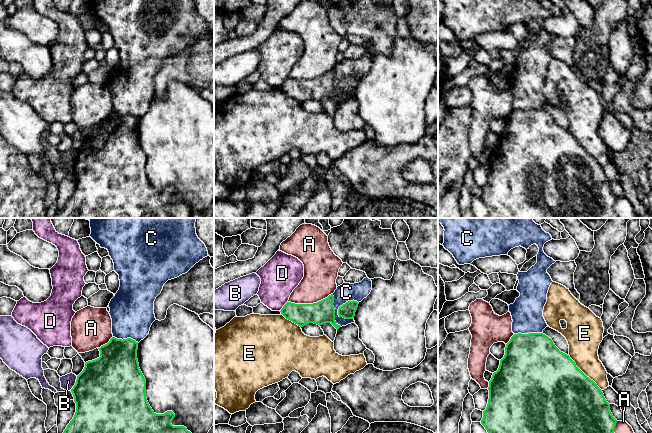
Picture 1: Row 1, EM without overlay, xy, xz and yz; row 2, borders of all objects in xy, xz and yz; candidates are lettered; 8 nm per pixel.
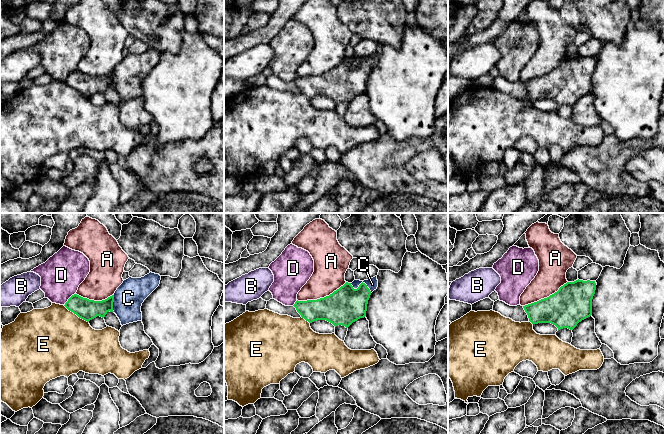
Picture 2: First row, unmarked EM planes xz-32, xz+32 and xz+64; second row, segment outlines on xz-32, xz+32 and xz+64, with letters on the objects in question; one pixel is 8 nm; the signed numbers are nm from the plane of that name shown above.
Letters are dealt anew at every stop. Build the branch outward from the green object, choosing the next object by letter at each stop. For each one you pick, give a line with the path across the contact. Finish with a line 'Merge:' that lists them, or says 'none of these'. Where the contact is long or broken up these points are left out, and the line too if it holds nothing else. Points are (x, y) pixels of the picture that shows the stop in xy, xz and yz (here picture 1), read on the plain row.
Merge: none of these

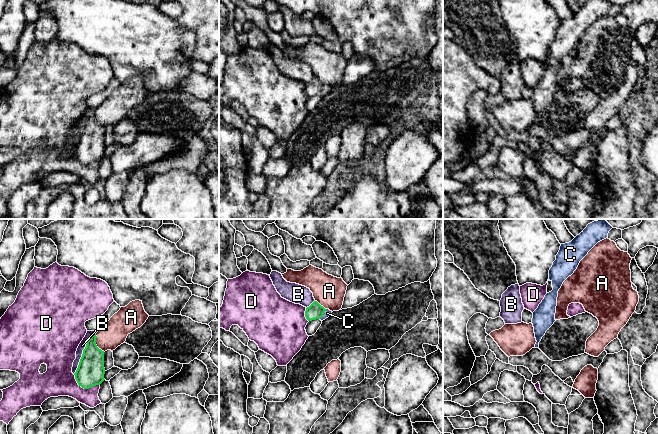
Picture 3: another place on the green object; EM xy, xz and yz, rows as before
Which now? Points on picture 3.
C: Path across: xz (315, 87), (323, 89), (327, 89)
Merge: C

